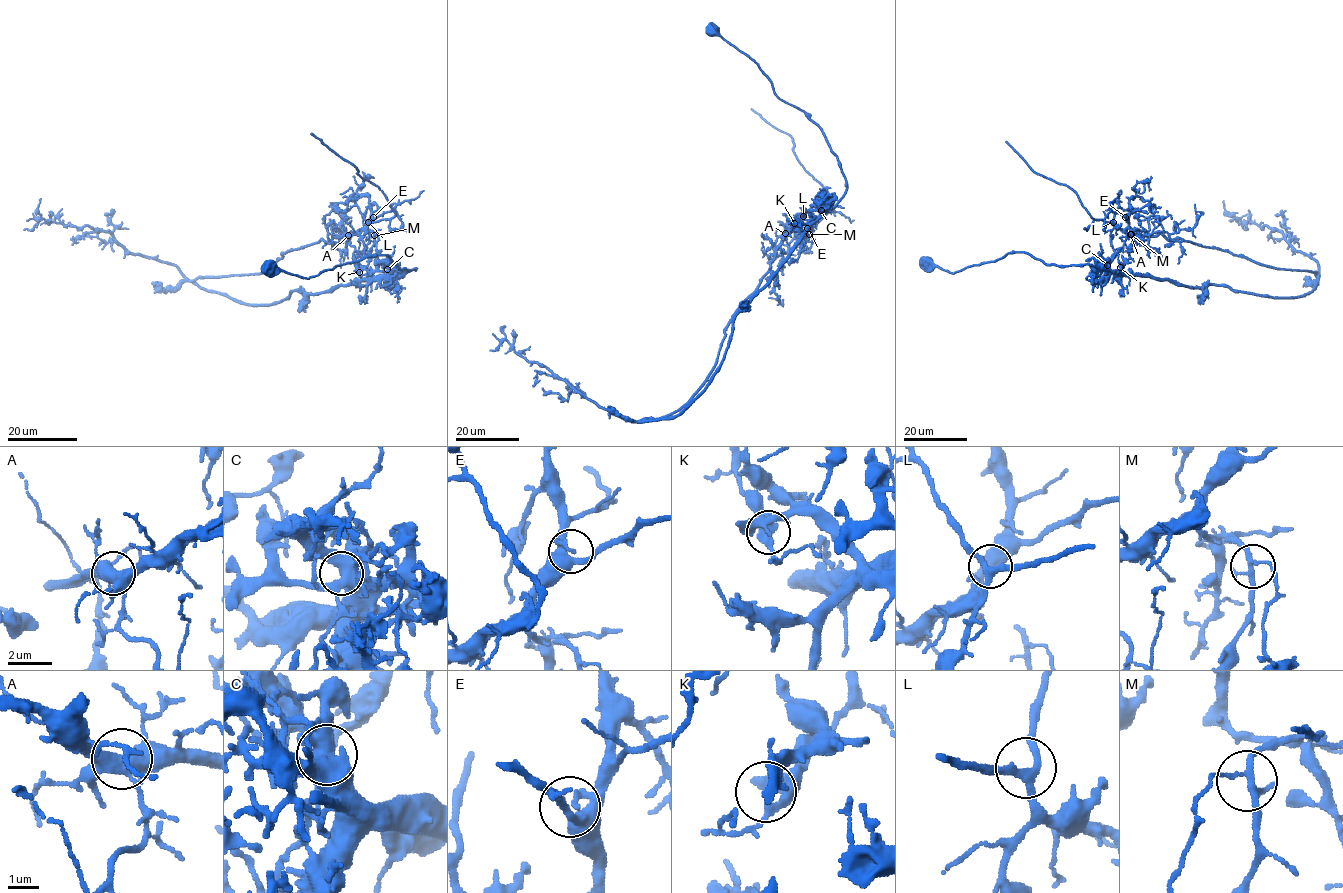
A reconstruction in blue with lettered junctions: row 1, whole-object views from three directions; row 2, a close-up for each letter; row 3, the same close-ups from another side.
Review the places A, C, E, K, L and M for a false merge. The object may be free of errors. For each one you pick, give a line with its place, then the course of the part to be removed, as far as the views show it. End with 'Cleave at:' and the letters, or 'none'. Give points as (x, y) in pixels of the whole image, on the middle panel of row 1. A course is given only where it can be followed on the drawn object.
K: at (794, 223); foreign part runs (794, 223), (727, 326), (705, 382), (669, 414), (630, 421), (599, 408), (517, 353), (505, 326)
Cleave at: K

